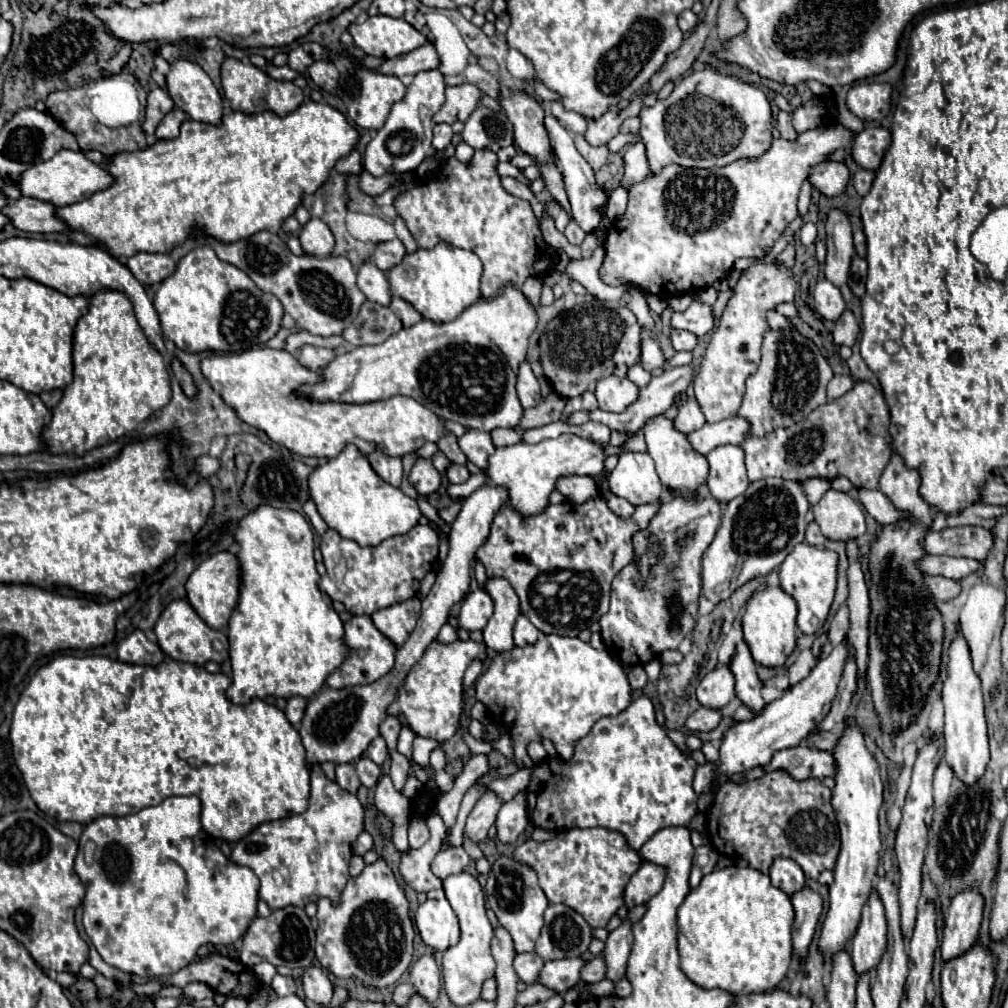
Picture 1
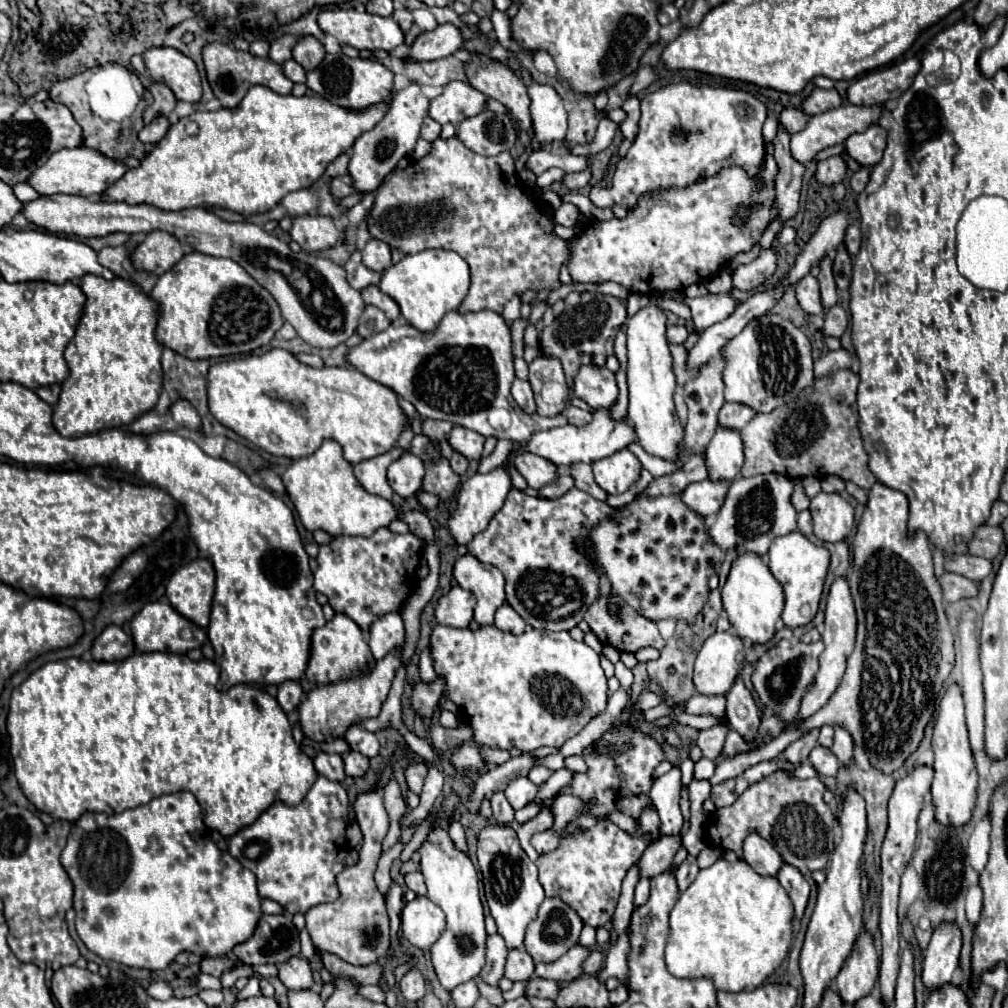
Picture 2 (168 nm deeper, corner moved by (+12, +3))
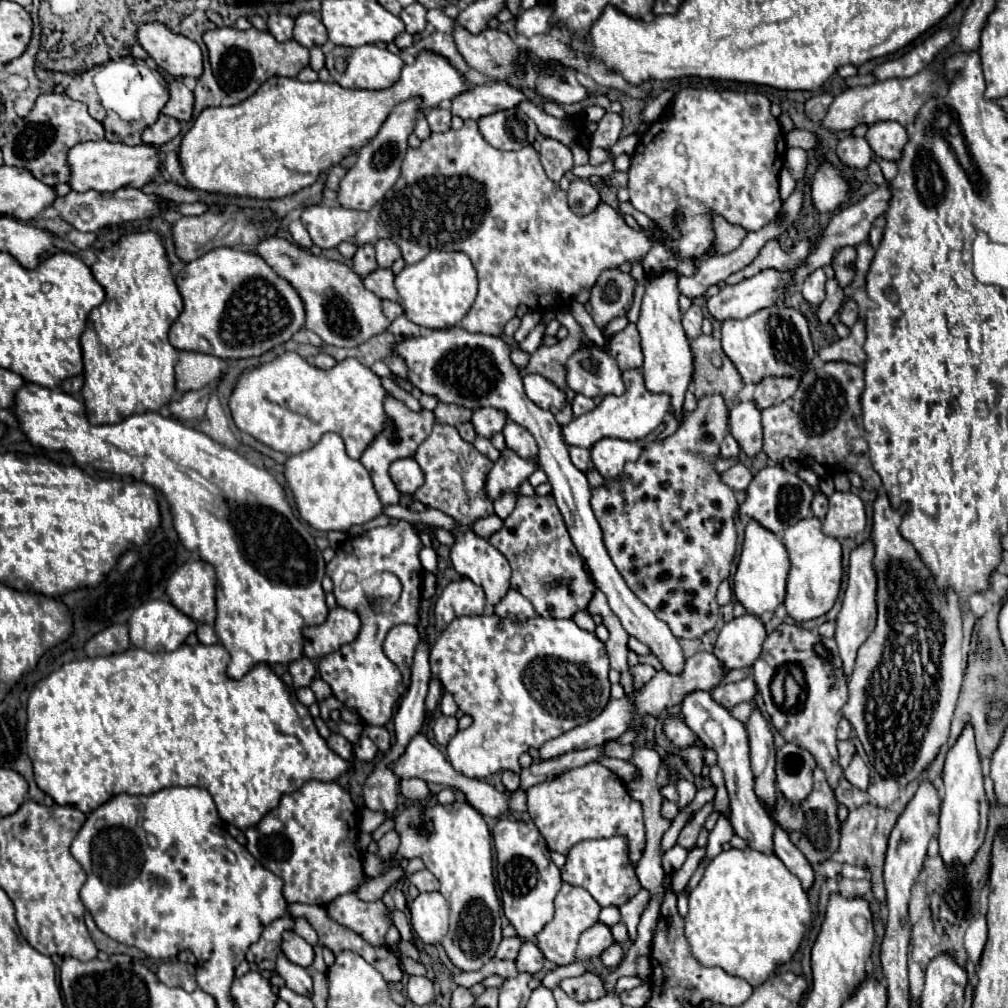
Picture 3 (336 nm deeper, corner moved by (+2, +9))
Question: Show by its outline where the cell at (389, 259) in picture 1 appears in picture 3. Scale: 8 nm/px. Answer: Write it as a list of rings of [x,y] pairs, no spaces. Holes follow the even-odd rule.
[[[379,240],[375,244],[375,252],[377,252],[377,264],[379,268],[391,268],[391,264],[401,258],[401,252],[399,252],[399,246],[391,240]]]

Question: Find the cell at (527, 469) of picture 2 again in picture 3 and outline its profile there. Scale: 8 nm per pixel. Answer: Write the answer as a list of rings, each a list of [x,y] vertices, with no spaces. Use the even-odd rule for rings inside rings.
[[[509,420],[503,428],[503,436],[507,442],[507,448],[515,450],[523,458],[537,458],[537,444],[535,438],[519,424]]]

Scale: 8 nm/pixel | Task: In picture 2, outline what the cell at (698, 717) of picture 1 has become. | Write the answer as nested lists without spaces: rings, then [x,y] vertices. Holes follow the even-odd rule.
[[[695,694],[685,704],[687,714],[711,714],[725,716],[725,698],[723,696],[703,696]]]

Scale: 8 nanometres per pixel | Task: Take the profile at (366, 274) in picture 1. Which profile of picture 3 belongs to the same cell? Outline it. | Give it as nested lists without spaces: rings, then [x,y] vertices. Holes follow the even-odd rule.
[[[371,244],[359,246],[359,248],[357,248],[357,254],[353,256],[353,272],[359,274],[361,278],[365,278],[365,276],[371,274],[373,270],[377,270],[373,246],[371,246]]]

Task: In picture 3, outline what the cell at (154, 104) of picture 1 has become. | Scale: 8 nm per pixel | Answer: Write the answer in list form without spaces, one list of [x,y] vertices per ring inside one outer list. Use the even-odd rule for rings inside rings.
[[[173,80],[169,82],[169,94],[171,98],[163,108],[163,114],[179,122],[189,122],[193,116],[193,92],[181,80]]]

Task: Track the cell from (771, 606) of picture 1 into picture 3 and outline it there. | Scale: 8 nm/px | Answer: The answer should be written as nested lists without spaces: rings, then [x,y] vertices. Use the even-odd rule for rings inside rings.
[[[751,520],[745,528],[743,552],[733,578],[735,598],[747,608],[749,614],[761,616],[765,612],[773,612],[779,604],[783,604],[787,574],[789,574],[789,556],[785,544],[771,530],[763,528],[757,520]]]

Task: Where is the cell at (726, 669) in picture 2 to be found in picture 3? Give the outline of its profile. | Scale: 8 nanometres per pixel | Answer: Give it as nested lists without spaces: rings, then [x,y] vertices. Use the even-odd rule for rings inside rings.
[[[745,614],[741,618],[733,618],[721,628],[713,654],[727,670],[751,666],[759,658],[765,638],[767,632],[761,618]]]

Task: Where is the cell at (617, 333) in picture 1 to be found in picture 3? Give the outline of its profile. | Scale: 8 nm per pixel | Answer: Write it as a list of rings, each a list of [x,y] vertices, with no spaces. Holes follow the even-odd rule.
[[[619,268],[605,270],[595,286],[591,288],[591,316],[595,324],[603,330],[607,322],[611,322],[617,316],[627,316],[631,304],[633,304],[633,292],[635,292],[635,280],[631,274],[621,272]]]

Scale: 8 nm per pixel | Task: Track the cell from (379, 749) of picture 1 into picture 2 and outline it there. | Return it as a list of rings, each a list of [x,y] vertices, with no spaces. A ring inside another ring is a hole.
[[[351,726],[351,728],[345,732],[345,740],[347,740],[347,744],[351,746],[351,750],[361,752],[361,754],[365,754],[367,758],[373,758],[373,756],[379,754],[377,736],[375,736],[373,732],[367,732],[367,730],[361,728],[361,726]]]

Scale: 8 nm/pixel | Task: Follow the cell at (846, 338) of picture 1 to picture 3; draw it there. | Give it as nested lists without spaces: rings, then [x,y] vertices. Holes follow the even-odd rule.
[[[853,300],[845,302],[845,306],[843,306],[843,312],[841,312],[839,320],[841,320],[845,326],[849,326],[849,328],[851,328],[851,326],[857,322],[857,318],[859,318],[859,308],[857,308],[857,304],[855,304]]]

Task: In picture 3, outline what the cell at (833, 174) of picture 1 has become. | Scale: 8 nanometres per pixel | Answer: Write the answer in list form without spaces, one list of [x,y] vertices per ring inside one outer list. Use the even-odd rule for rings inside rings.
[[[845,136],[837,146],[837,156],[851,168],[867,168],[873,160],[873,150],[865,138]]]

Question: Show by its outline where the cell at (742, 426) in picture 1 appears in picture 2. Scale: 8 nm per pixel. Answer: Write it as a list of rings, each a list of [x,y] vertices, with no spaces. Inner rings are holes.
[[[725,404],[719,412],[719,426],[725,426],[729,430],[741,430],[751,418],[755,416],[755,410],[743,404]]]

